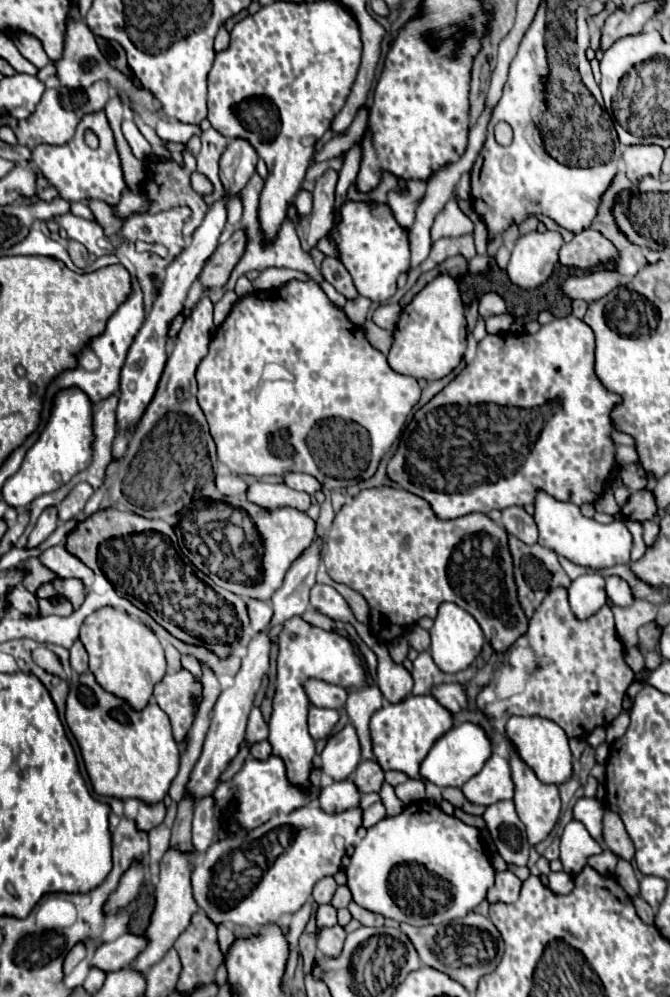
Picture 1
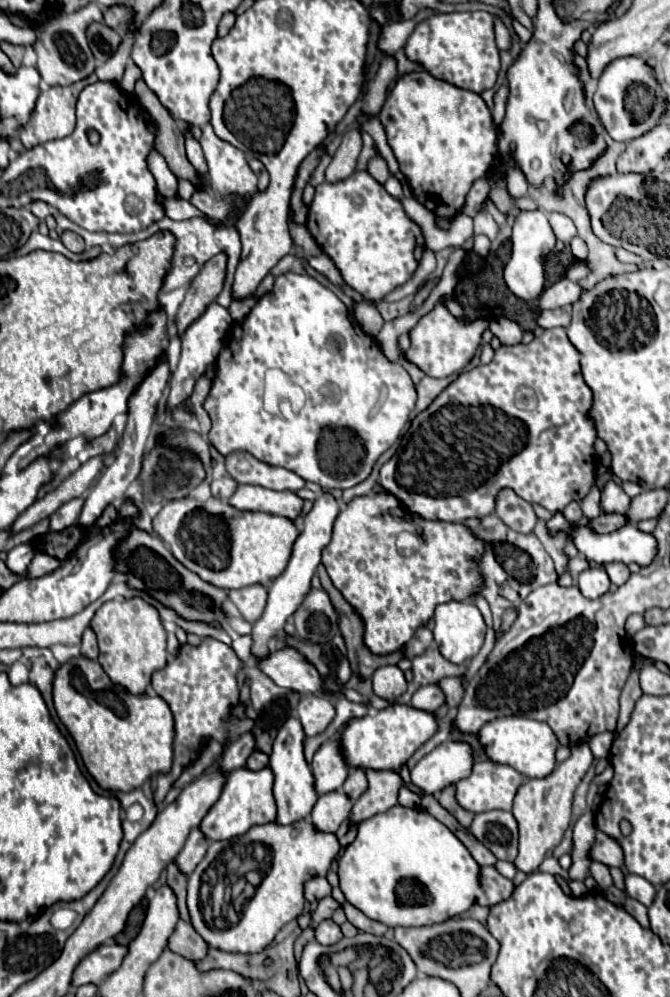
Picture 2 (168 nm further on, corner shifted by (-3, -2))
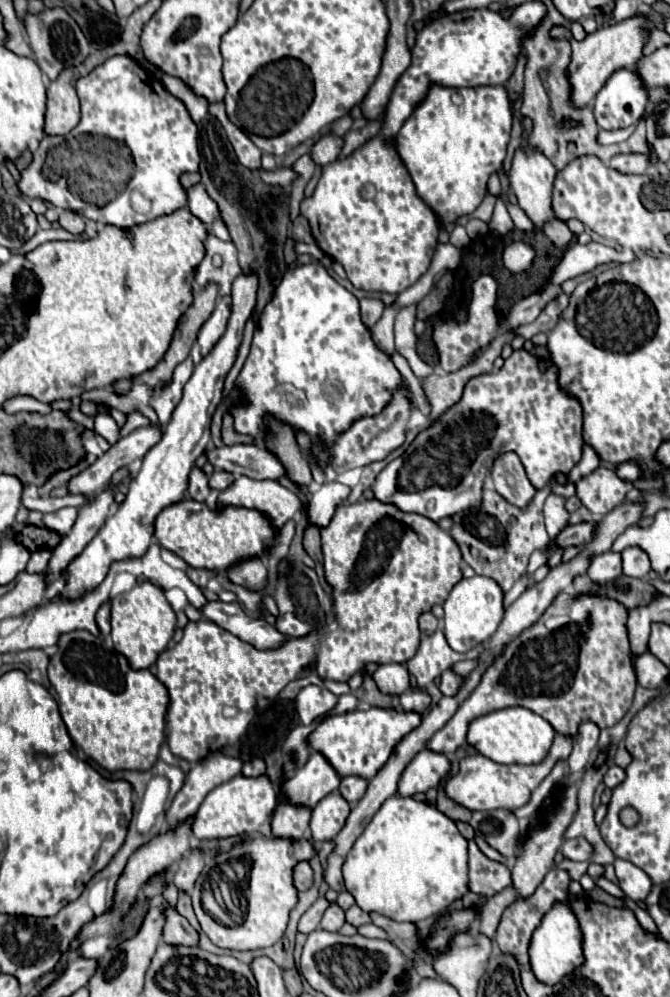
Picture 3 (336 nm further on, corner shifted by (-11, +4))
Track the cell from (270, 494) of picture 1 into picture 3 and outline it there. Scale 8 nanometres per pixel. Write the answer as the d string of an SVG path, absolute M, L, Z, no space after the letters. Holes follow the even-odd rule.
M237 477L225 491L219 493L217 509L225 509L227 505L255 509L277 529L293 519L301 509L301 501L295 491L281 487L277 481L255 481L249 477Z

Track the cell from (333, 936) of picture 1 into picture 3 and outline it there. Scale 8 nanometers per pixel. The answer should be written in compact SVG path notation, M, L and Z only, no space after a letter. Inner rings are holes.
M331 903L331 905L325 909L325 915L323 915L323 919L321 919L321 929L325 929L325 931L339 931L343 923L345 923L345 913L343 913L343 909L339 909L337 903Z

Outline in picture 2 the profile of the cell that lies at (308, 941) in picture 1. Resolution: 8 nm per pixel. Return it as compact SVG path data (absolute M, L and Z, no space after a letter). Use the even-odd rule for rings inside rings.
M313 927L305 929L305 931L299 935L299 939L295 941L295 957L297 957L297 959L301 957L301 953L303 953L303 947L305 947L309 941L313 941L313 939L315 939L315 931L313 931Z

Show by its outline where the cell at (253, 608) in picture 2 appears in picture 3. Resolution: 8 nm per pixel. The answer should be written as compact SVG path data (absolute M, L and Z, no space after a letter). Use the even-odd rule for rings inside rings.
M255 557L255 561L239 561L235 569L227 569L227 579L247 589L259 591L267 583L267 569L263 565L263 559Z

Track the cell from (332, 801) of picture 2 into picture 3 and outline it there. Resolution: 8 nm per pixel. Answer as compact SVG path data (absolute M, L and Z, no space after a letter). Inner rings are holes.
M339 791L323 797L323 801L319 801L311 811L309 825L311 825L313 841L321 843L321 841L335 839L335 835L343 829L349 811L351 811L351 805L339 795Z

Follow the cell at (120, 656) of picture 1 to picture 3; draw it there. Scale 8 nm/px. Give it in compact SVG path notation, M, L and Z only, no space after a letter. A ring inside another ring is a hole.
M141 581L131 591L111 599L111 637L115 649L129 659L129 665L133 669L147 669L155 663L157 655L167 647L169 639L173 637L175 621L175 611L165 599L163 589L153 585L151 581Z

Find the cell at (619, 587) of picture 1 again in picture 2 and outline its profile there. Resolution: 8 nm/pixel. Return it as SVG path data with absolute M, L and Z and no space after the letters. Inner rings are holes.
M609 563L605 565L605 571L613 585L623 585L629 579L629 569L625 563Z

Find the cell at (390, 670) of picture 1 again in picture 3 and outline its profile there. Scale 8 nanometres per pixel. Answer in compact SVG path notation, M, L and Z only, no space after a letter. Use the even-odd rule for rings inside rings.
M389 663L379 665L373 673L373 681L377 683L381 693L387 695L401 695L410 687L410 674L405 669L405 664Z

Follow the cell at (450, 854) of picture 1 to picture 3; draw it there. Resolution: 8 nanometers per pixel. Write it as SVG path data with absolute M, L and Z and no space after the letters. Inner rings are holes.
M393 795L381 805L355 841L343 865L343 877L345 889L363 911L375 911L393 921L417 923L445 911L449 903L467 893L467 839L459 833L457 825L433 805L415 801L413 797Z

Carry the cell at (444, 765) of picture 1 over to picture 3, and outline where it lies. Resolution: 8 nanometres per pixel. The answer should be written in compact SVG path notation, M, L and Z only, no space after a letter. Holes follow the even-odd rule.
M423 749L411 759L407 769L401 773L397 795L409 797L415 793L425 793L427 789L437 787L441 779L447 775L447 771L449 761L445 755Z

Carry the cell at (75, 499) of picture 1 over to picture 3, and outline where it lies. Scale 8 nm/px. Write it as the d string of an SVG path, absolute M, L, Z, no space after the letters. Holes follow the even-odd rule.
M65 507L65 509L59 509L55 513L45 513L43 515L43 525L63 537L71 531L75 519L77 519L77 509L75 507Z

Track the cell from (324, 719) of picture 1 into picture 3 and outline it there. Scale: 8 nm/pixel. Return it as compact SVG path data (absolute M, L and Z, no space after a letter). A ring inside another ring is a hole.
M307 685L295 697L295 709L303 725L313 723L317 717L329 713L337 705L337 697L319 685Z

